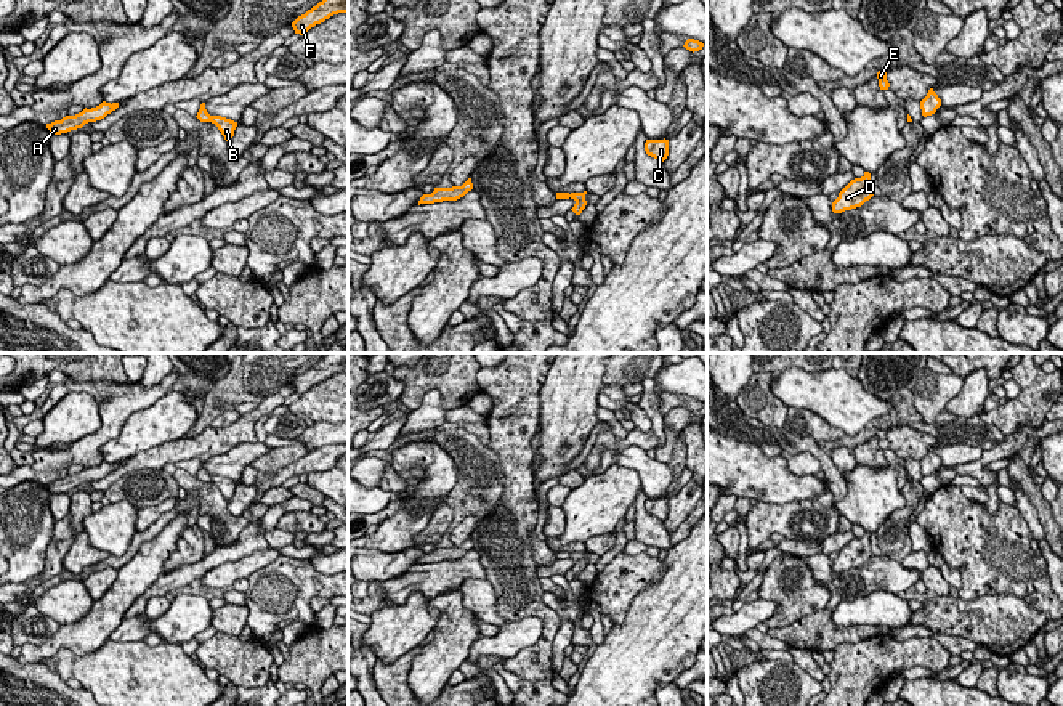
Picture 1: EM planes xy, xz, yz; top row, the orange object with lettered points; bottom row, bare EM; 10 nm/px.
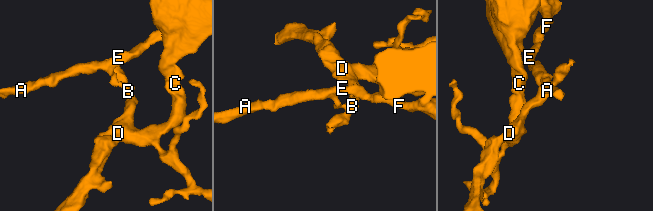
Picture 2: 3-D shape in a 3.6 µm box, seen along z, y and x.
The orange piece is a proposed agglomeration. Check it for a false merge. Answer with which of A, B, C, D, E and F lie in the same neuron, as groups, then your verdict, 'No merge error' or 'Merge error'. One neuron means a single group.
Groups: A E F / B C D. Merge error

